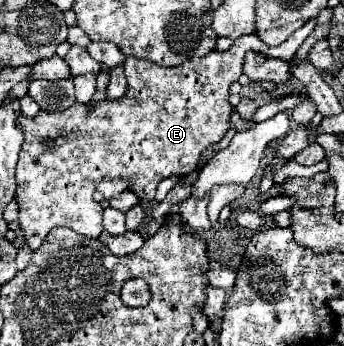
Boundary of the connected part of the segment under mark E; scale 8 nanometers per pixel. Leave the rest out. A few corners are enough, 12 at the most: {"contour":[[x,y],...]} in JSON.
{"contour":[[234,39],[178,67],[126,57],[128,89],[92,110],[18,117],[18,225],[98,239],[104,179],[142,201],[230,129]]}

